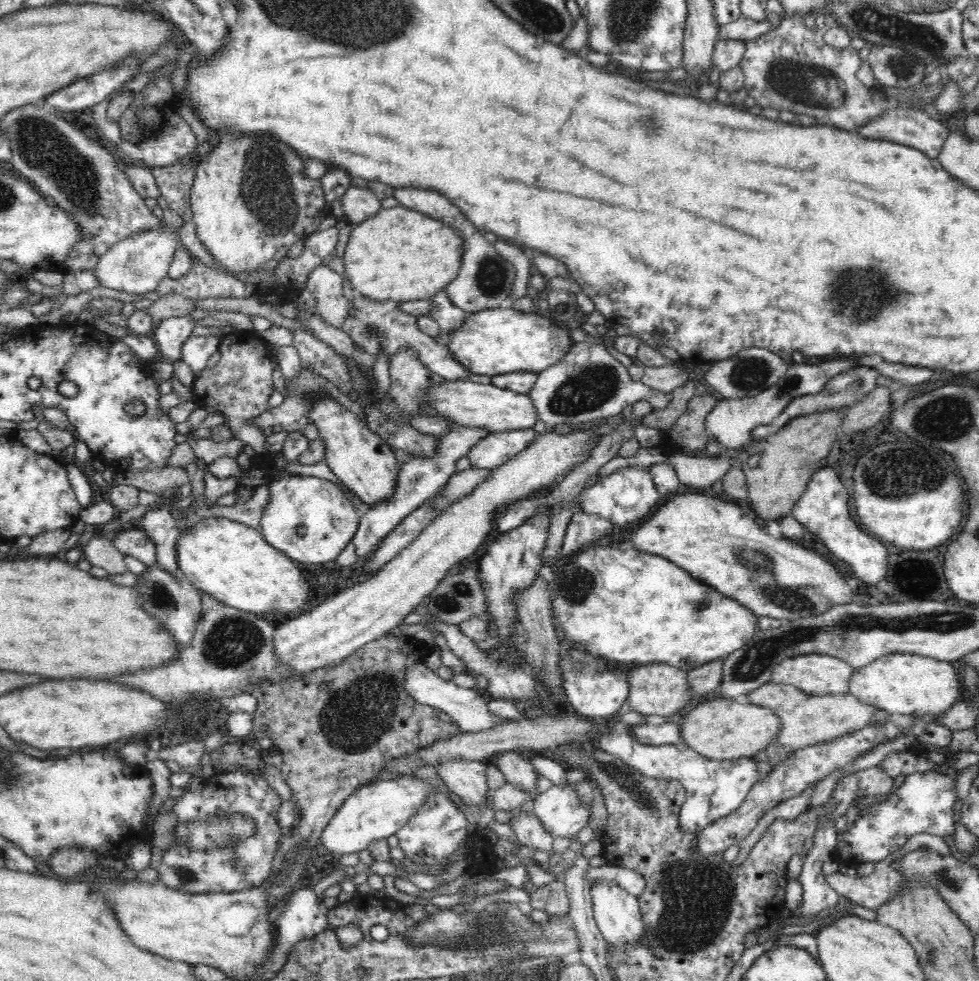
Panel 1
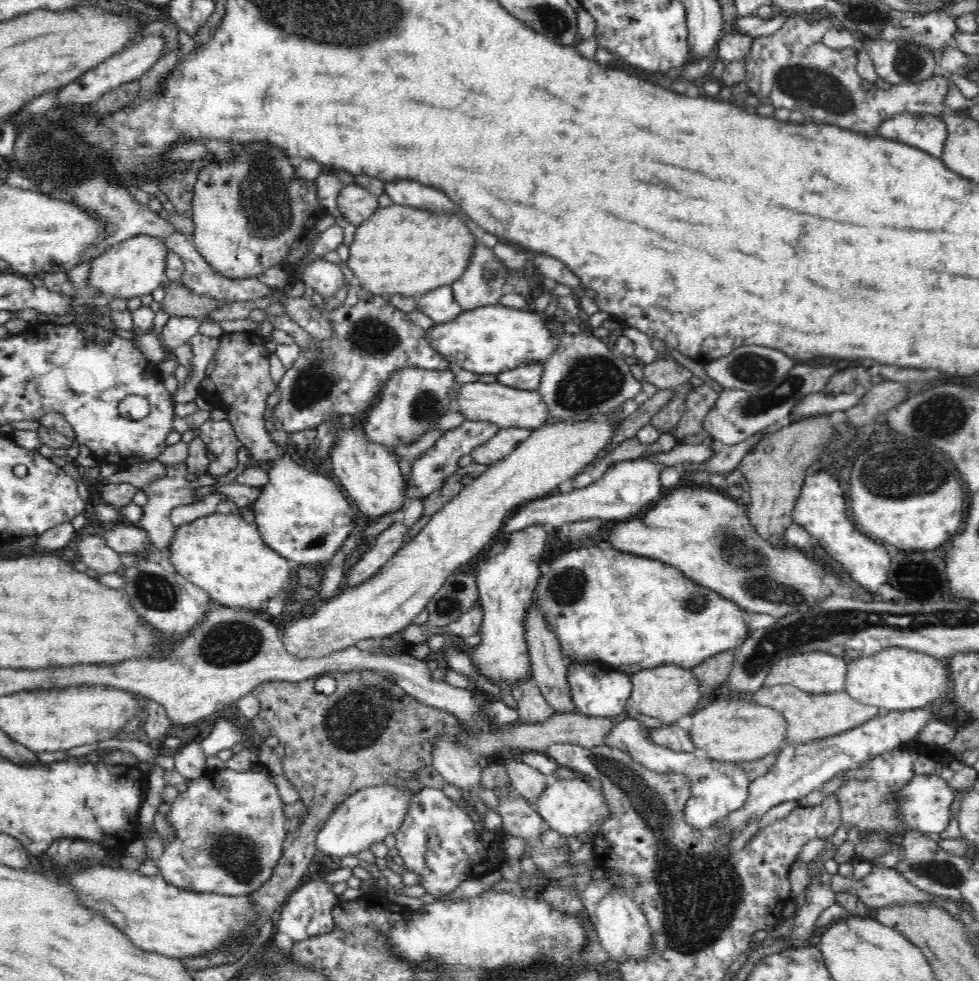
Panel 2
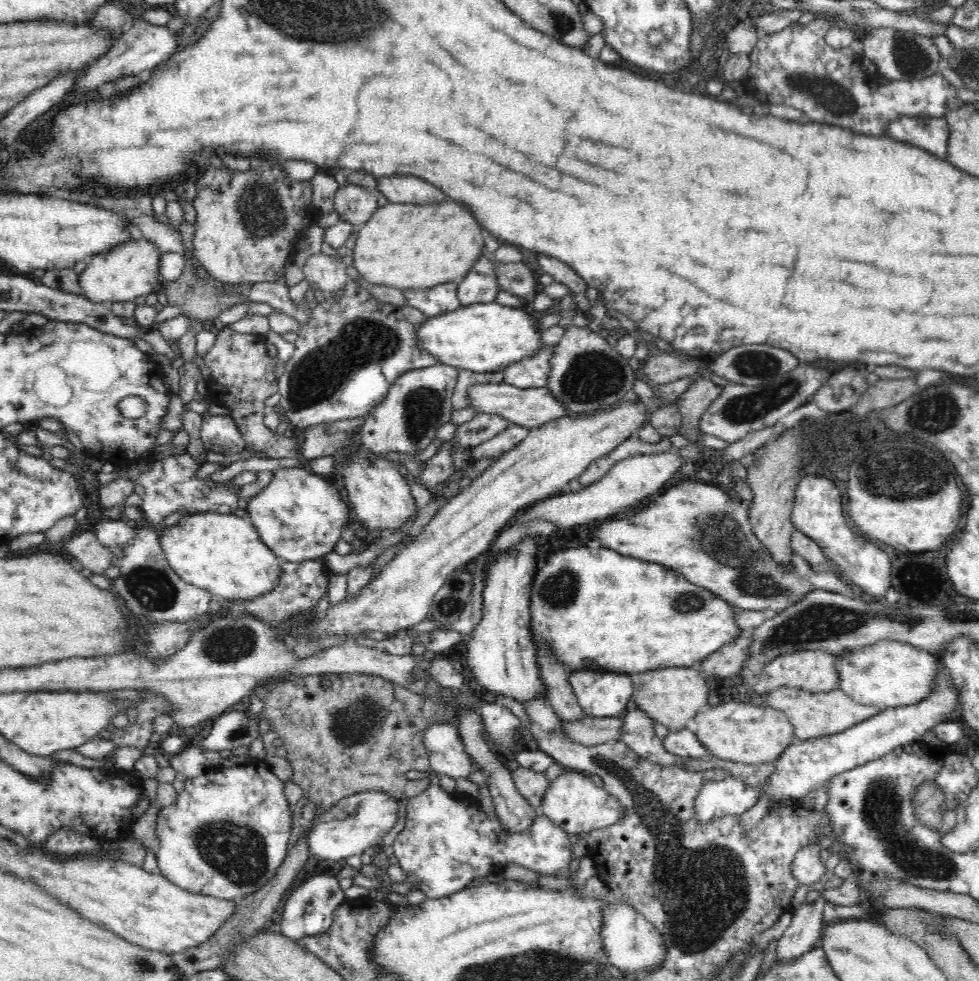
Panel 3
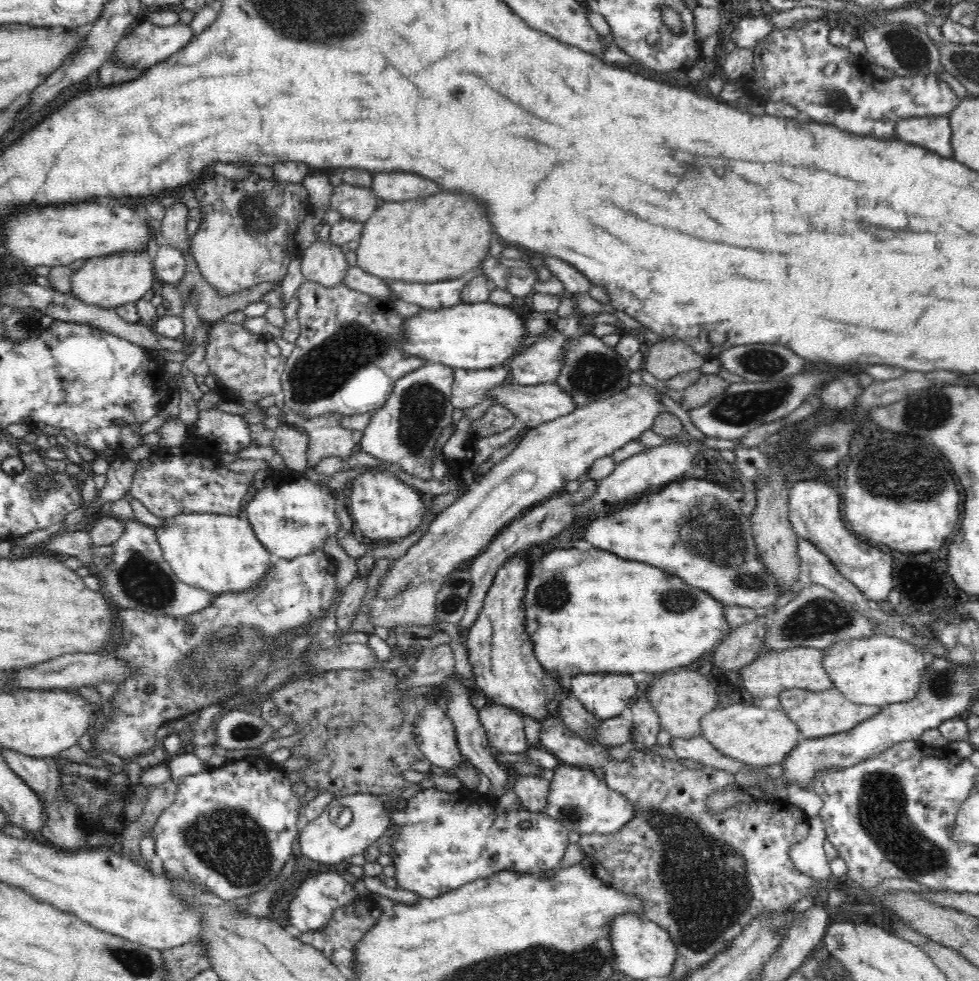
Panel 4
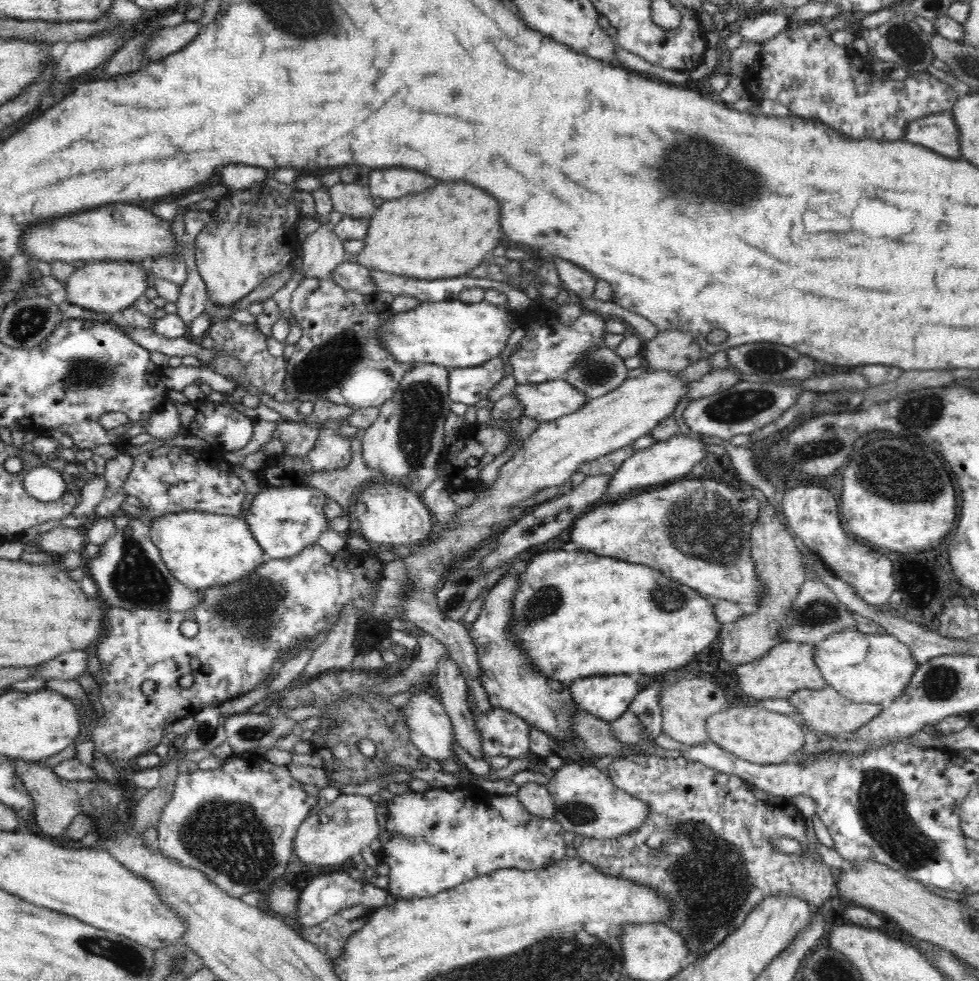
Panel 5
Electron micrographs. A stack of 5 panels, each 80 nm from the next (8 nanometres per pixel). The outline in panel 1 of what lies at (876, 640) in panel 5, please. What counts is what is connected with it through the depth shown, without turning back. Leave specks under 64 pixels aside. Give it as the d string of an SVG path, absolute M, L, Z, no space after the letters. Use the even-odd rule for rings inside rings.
M884 654L866 667L855 670L849 693L860 702L875 706L889 715L940 716L963 697L962 683L954 664L919 654Z

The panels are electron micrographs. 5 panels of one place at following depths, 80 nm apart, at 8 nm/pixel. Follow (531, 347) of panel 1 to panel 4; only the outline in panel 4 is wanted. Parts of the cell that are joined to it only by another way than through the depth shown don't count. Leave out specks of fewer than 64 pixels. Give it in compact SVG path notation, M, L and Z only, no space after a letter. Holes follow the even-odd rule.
M488 302L460 303L450 308L438 308L438 310L421 309L416 316L405 320L402 326L404 344L402 353L410 357L420 357L428 363L440 363L453 369L484 370L486 368L498 368L514 354L522 353L522 342L526 338L526 326L524 320L516 310Z

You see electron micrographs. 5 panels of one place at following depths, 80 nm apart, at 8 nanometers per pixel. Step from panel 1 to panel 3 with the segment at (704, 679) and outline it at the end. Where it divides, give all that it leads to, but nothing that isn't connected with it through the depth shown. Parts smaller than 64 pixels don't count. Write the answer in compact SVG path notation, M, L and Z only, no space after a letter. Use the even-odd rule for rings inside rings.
M742 631L734 642L712 652L703 663L696 666L696 669L704 677L710 676L713 679L728 678L738 674L746 660L752 637L753 634L743 634Z

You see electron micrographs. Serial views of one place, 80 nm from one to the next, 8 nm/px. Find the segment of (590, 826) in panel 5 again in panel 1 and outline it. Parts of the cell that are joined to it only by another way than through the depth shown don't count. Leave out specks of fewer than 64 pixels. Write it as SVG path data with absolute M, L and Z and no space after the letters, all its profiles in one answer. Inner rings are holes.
M552 785L548 790L535 796L530 808L554 837L574 837L586 827L590 818L591 805L582 802L573 786Z

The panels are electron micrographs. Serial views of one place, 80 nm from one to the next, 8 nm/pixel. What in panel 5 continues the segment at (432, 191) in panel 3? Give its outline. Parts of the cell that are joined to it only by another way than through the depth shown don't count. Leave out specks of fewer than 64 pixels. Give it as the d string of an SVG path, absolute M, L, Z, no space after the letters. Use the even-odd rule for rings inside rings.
M396 167L371 170L369 181L371 196L384 201L421 194L436 187L434 178L420 174L416 170L404 170L404 168Z

